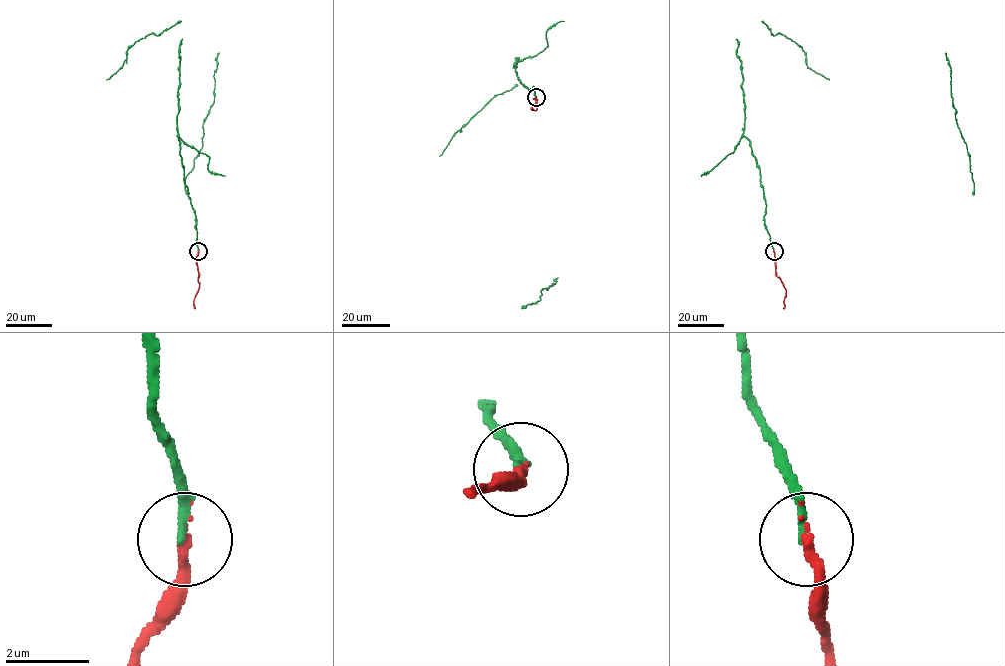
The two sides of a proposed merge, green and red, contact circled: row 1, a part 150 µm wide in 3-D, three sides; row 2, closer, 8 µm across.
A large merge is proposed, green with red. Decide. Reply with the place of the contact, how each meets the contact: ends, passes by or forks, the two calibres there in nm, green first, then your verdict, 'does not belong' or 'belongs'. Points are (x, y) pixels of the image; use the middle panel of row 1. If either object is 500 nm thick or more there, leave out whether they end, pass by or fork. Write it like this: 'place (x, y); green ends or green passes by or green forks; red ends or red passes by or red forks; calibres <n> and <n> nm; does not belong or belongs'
place (536, 97); green ends; red ends; calibres 180 and 280 nm; belongs

